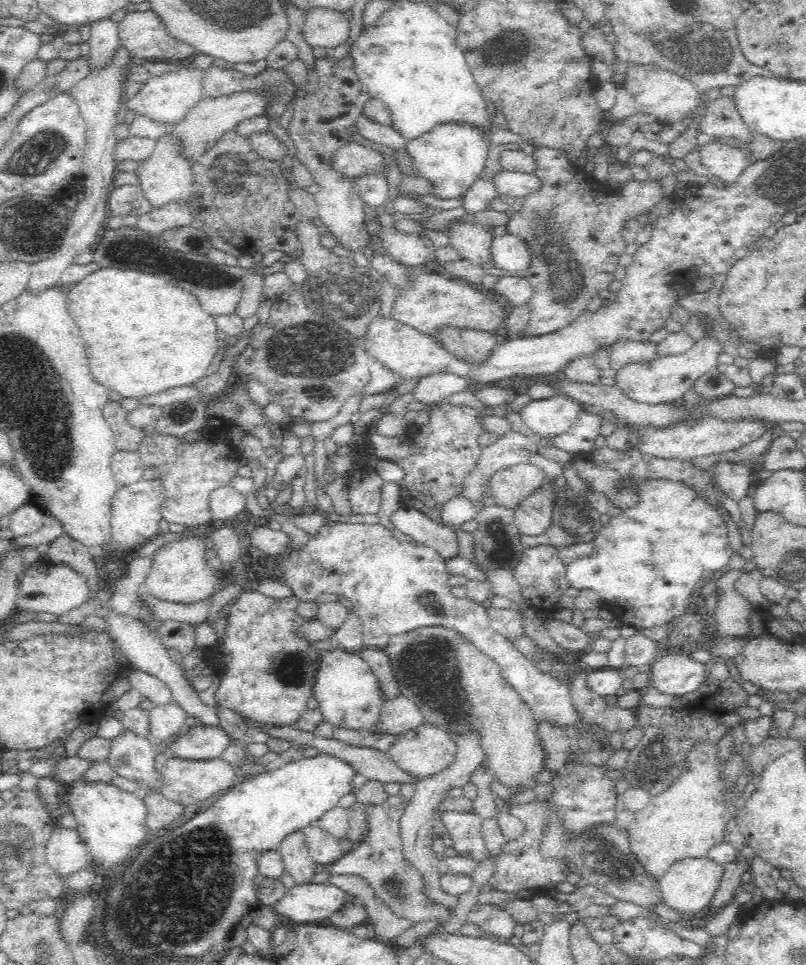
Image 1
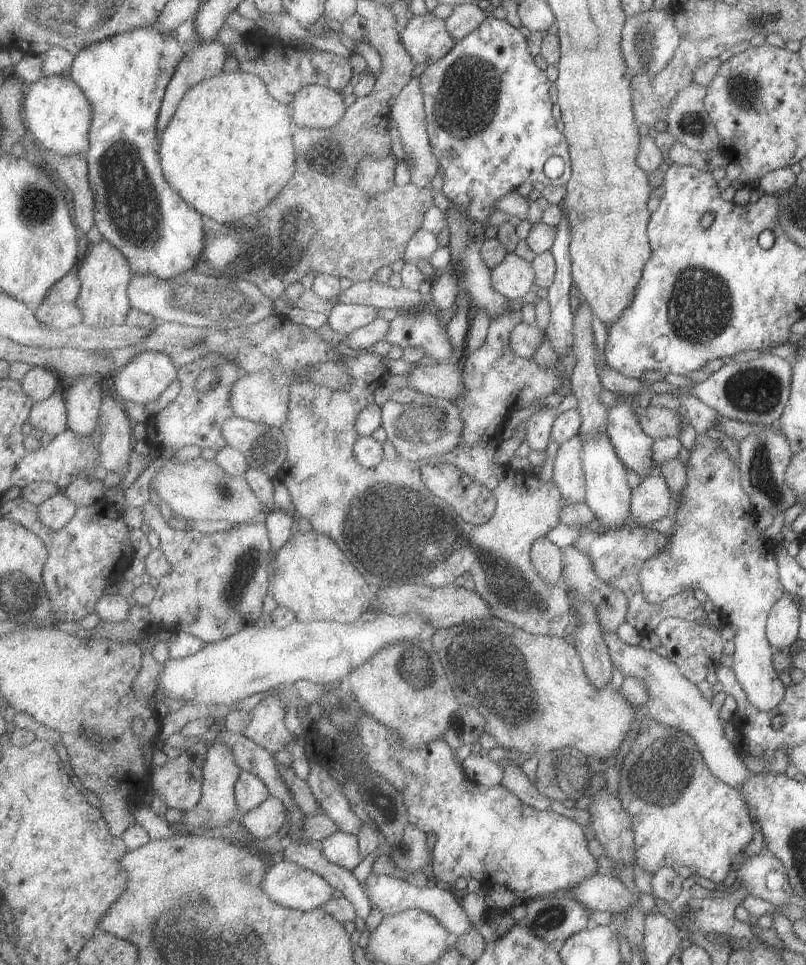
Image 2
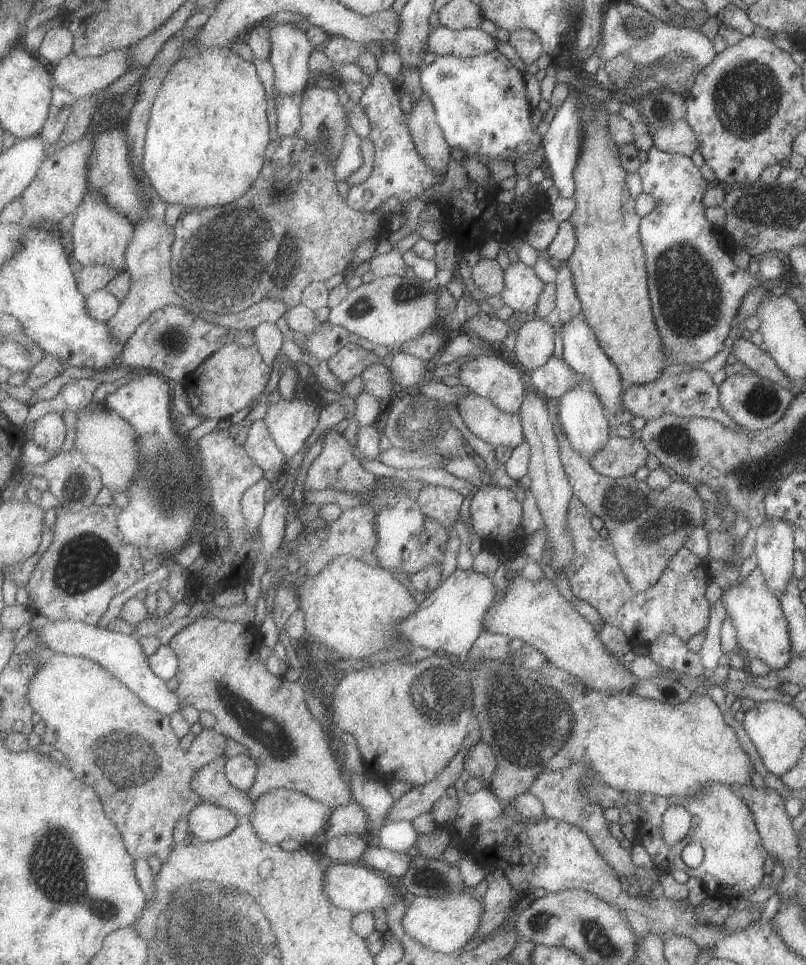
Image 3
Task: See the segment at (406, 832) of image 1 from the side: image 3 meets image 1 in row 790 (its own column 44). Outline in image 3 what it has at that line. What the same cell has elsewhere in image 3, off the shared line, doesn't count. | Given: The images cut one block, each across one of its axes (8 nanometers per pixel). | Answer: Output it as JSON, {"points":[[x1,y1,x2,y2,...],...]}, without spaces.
{"points":[[50,412,42,416,34,426,33,441,40,448,59,454,67,438,67,424,60,412]]}

